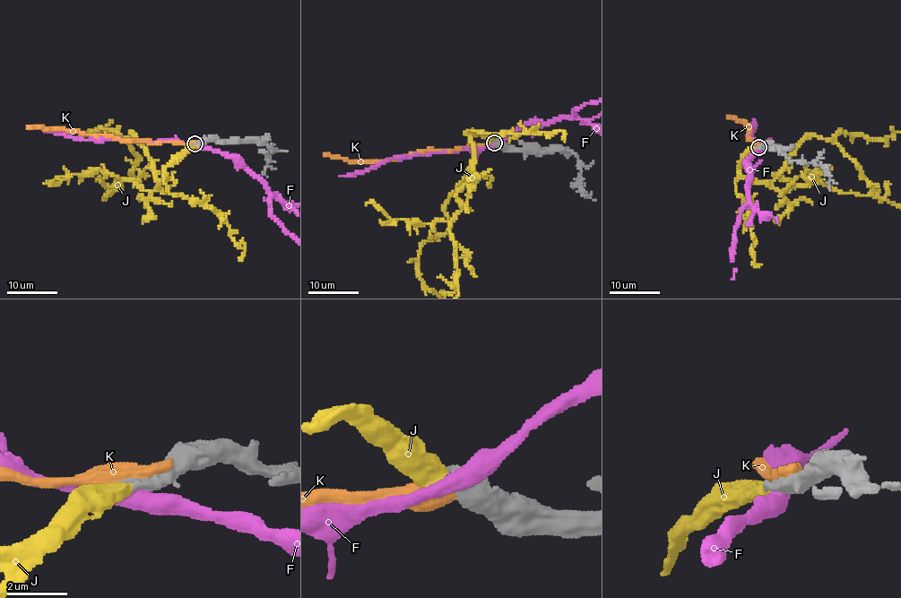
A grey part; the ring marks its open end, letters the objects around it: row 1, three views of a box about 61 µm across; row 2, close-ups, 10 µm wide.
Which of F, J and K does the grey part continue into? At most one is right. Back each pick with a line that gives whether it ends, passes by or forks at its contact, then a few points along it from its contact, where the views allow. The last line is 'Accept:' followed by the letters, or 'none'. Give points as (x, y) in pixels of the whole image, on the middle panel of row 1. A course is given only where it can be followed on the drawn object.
J: It ends there
Accept: J

